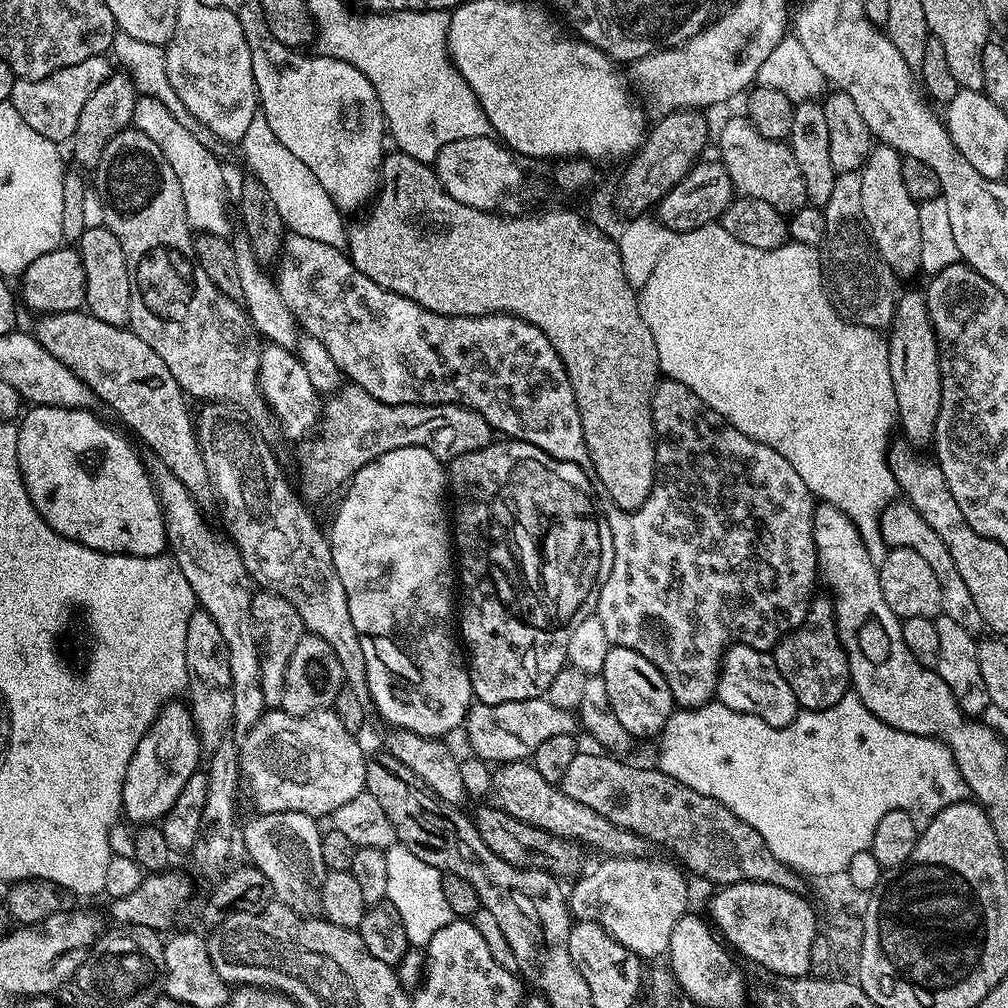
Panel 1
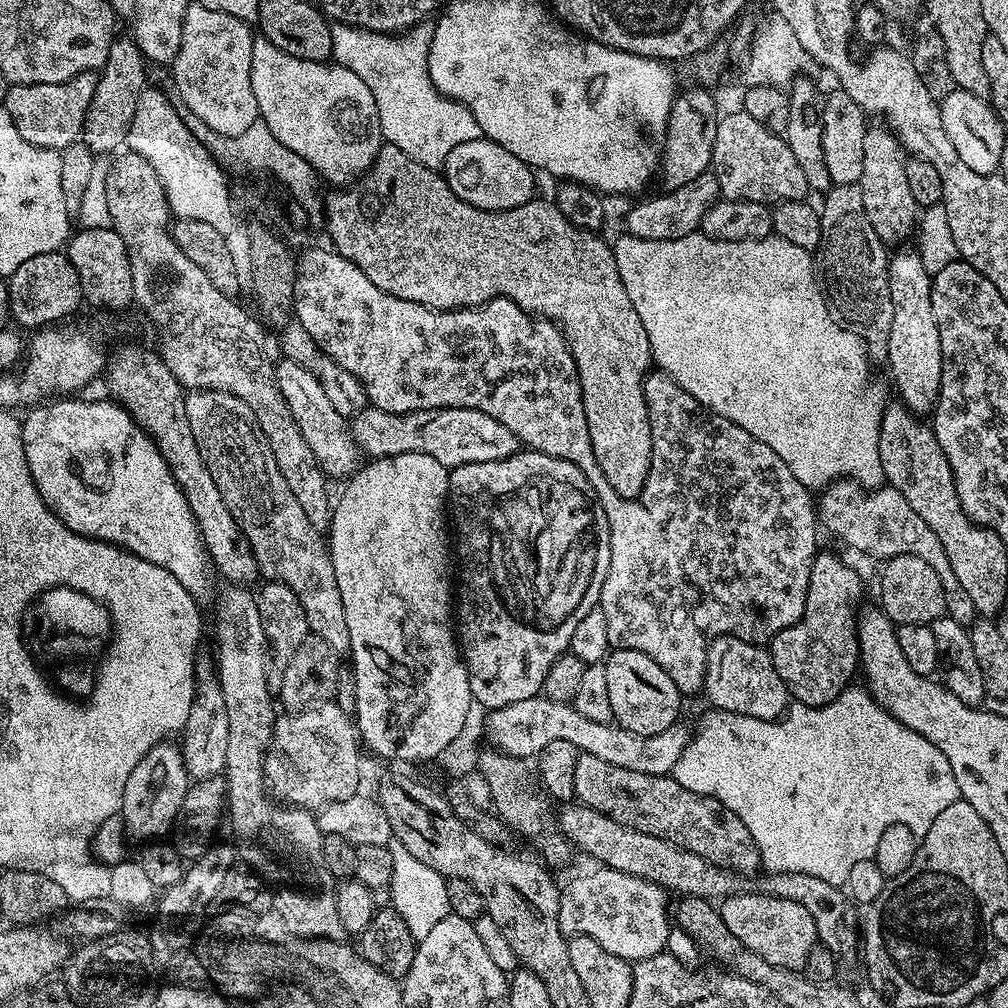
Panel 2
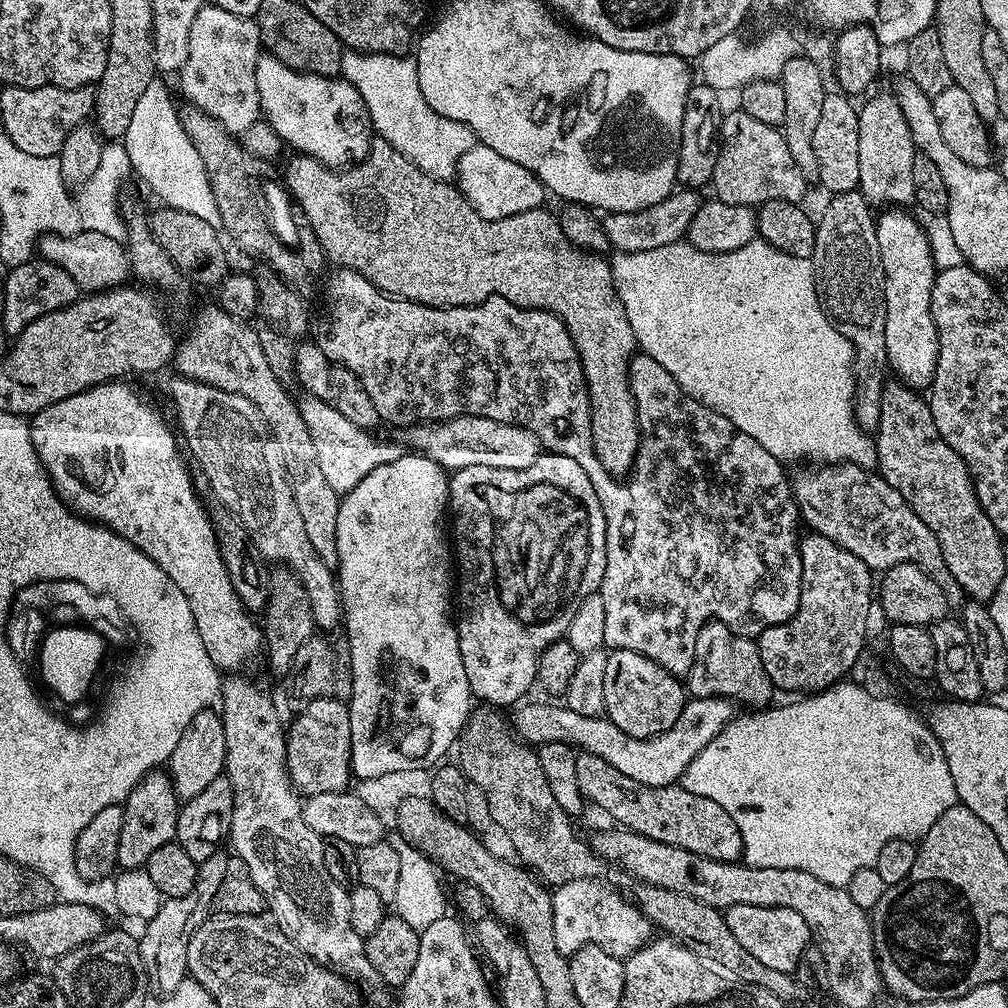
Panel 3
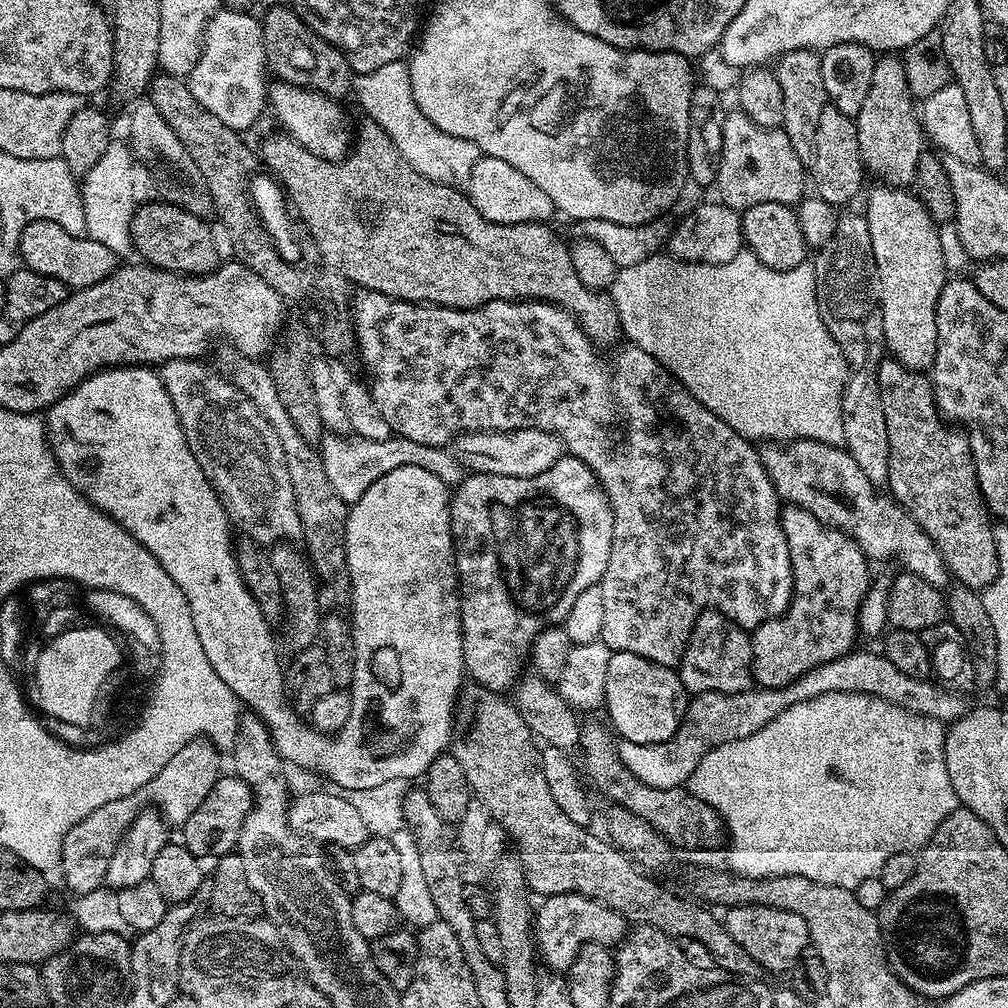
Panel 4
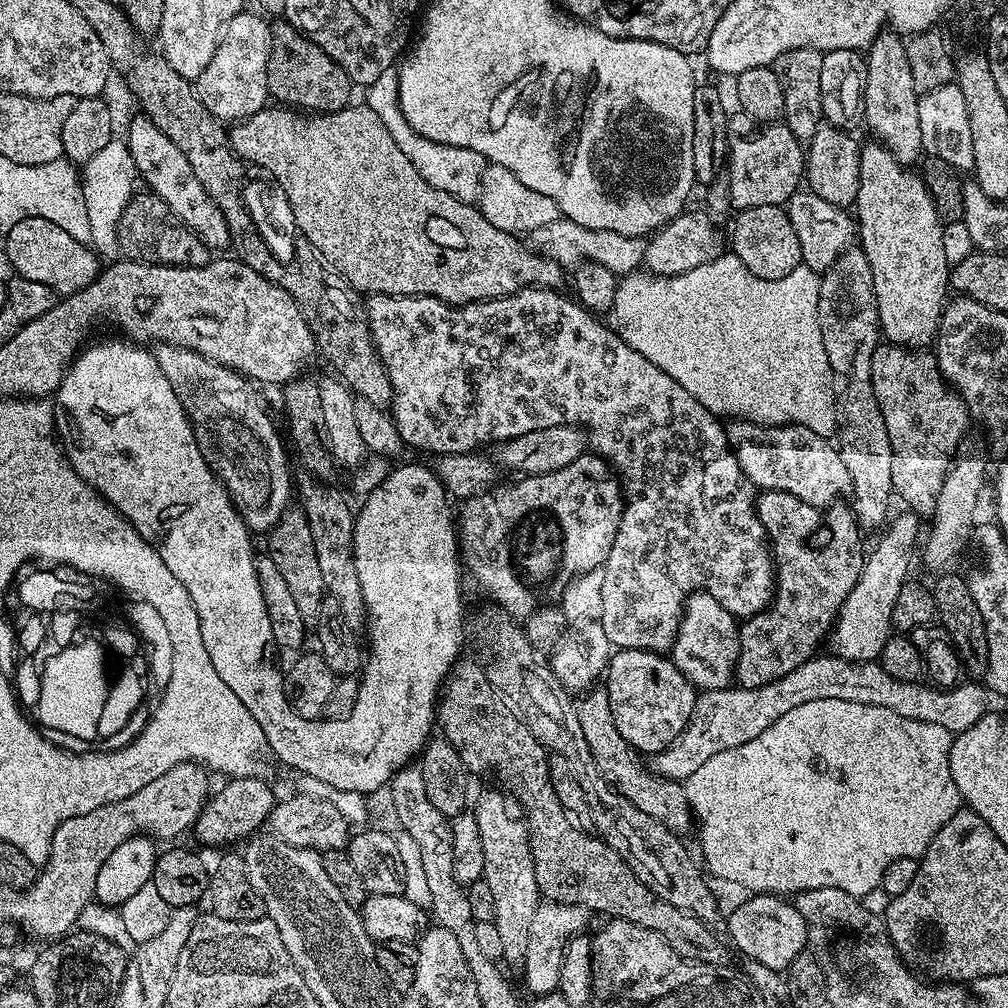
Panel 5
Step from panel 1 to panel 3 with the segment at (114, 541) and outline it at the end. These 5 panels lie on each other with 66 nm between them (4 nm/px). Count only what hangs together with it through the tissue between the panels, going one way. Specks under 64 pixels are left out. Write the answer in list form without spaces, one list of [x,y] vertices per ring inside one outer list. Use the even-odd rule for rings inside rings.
[[[109,382],[46,406],[31,417],[30,423],[34,450],[61,500],[73,512],[104,525],[126,538],[126,542],[138,546],[142,554],[158,562],[158,566],[174,578],[174,586],[178,586],[190,602],[194,626],[198,626],[198,634],[202,634],[202,646],[206,646],[210,662],[214,662],[221,673],[236,674],[259,652],[261,655],[261,625],[252,621],[255,620],[253,613],[245,609],[230,582],[230,574],[226,574],[209,509],[206,504],[204,508],[192,485],[192,476],[180,457],[177,433],[168,429],[163,414],[150,401],[143,400],[128,382]]]

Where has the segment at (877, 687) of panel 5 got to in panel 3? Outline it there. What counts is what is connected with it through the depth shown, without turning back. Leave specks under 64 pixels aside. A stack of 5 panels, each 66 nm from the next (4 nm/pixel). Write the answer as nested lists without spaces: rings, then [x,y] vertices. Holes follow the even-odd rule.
[[[698,696],[685,703],[682,714],[678,714],[678,722],[674,722],[670,730],[650,738],[634,738],[626,734],[626,730],[618,730],[618,726],[604,716],[574,714],[574,710],[556,702],[528,703],[521,703],[515,709],[514,731],[519,739],[532,746],[566,742],[580,752],[589,752],[604,762],[610,762],[614,770],[622,770],[622,774],[634,778],[634,782],[655,788],[677,783],[683,777],[686,766],[690,766],[700,751],[734,718],[733,701],[725,700],[723,696]]]

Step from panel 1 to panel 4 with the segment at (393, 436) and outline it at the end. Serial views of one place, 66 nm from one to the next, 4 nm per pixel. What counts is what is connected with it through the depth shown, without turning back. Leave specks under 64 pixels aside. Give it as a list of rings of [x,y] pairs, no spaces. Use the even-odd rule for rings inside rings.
[[[519,428],[513,432],[462,432],[454,441],[454,455],[465,469],[510,478],[530,478],[534,474],[542,474],[542,470],[554,466],[554,462],[558,462],[565,452],[560,437],[537,428]]]

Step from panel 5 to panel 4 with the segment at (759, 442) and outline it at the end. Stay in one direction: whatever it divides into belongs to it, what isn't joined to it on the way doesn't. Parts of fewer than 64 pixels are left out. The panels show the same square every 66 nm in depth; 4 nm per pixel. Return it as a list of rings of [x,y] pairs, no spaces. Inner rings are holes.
[[[790,440],[787,442],[768,442],[759,449],[760,460],[766,466],[770,478],[774,482],[776,492],[781,501],[788,504],[796,504],[802,510],[814,514],[823,524],[829,524],[844,532],[859,546],[868,557],[869,561],[888,560],[893,556],[904,563],[903,567],[909,572],[917,572],[926,582],[930,582],[935,588],[944,590],[949,587],[950,573],[940,551],[934,546],[934,542],[920,528],[910,513],[905,512],[891,495],[879,496],[877,489],[870,478],[862,472],[862,467],[854,460],[851,454],[843,447],[834,444],[823,444],[817,440]]]

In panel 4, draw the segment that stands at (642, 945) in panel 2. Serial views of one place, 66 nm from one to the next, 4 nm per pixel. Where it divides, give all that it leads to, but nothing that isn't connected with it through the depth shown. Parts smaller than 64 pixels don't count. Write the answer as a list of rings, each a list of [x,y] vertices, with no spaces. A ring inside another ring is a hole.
[[[567,892],[557,896],[543,897],[541,908],[534,912],[534,935],[539,955],[549,964],[549,969],[557,973],[567,973],[568,967],[574,962],[574,958],[587,944],[602,944],[616,946],[625,939],[626,921],[622,914],[615,912],[613,908],[607,908],[602,902],[598,902],[589,896],[583,896],[577,892]]]

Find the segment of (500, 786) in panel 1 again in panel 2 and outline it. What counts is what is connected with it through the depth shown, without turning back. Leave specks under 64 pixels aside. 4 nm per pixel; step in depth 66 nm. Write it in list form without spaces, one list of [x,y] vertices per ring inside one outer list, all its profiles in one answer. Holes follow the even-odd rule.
[[[568,802],[561,808],[564,809],[558,812],[560,832],[573,849],[580,851],[581,848],[586,855],[593,856],[597,865],[634,874],[672,894],[697,896],[713,902],[745,891],[745,877],[741,873],[714,866],[706,862],[706,858],[698,858],[698,854],[690,854],[690,850],[682,850],[674,846],[674,842],[666,842],[666,838],[654,838],[654,834],[630,830],[630,826],[622,826],[622,822],[614,822],[614,818],[579,802]]]

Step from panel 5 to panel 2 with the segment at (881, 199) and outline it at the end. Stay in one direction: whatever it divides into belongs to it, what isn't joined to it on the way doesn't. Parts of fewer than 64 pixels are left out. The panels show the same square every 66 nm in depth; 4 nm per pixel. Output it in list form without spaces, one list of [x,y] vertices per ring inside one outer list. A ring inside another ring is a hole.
[[[919,251],[900,252],[888,261],[890,297],[894,320],[890,327],[886,368],[892,371],[899,403],[917,414],[931,413],[938,402],[942,382],[942,342],[938,338],[938,322],[934,322],[934,306],[930,306],[933,275],[923,268]]]

